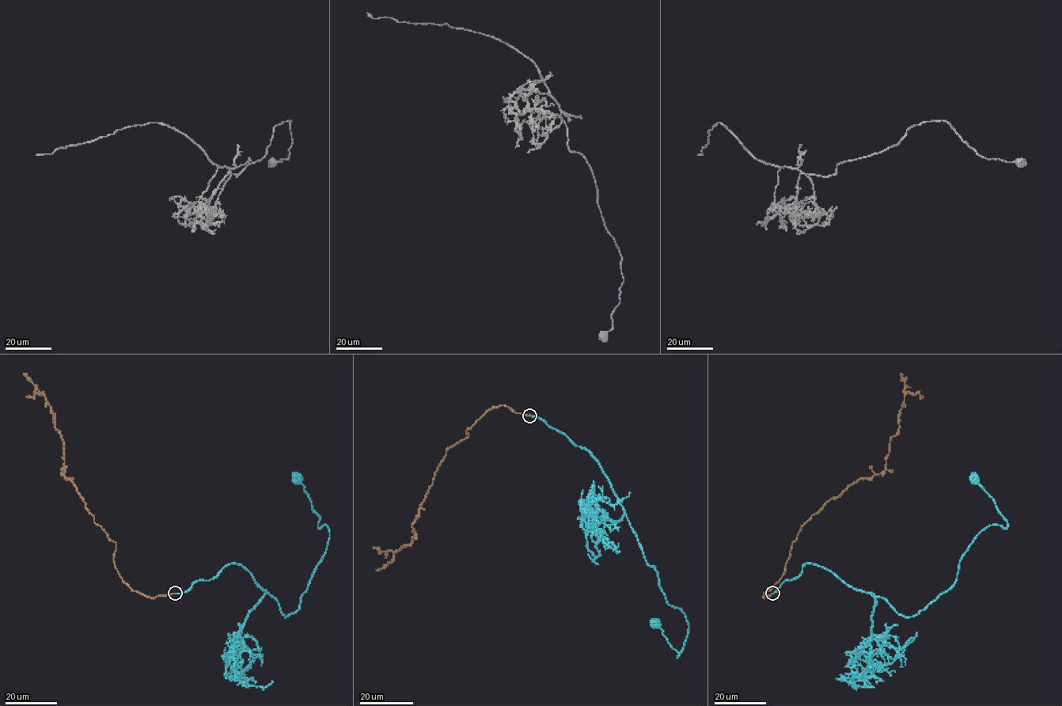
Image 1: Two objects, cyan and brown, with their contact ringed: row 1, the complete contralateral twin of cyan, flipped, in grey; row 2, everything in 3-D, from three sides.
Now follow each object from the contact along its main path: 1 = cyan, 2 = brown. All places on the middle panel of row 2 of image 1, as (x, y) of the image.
1: (529, 415), (563, 432), (598, 462), (667, 602), (684, 613), (688, 633), (677, 658), (655, 624)
2: (529, 415), (500, 405), (487, 411), (445, 450), (411, 525), (411, 543), (392, 551), (373, 548)

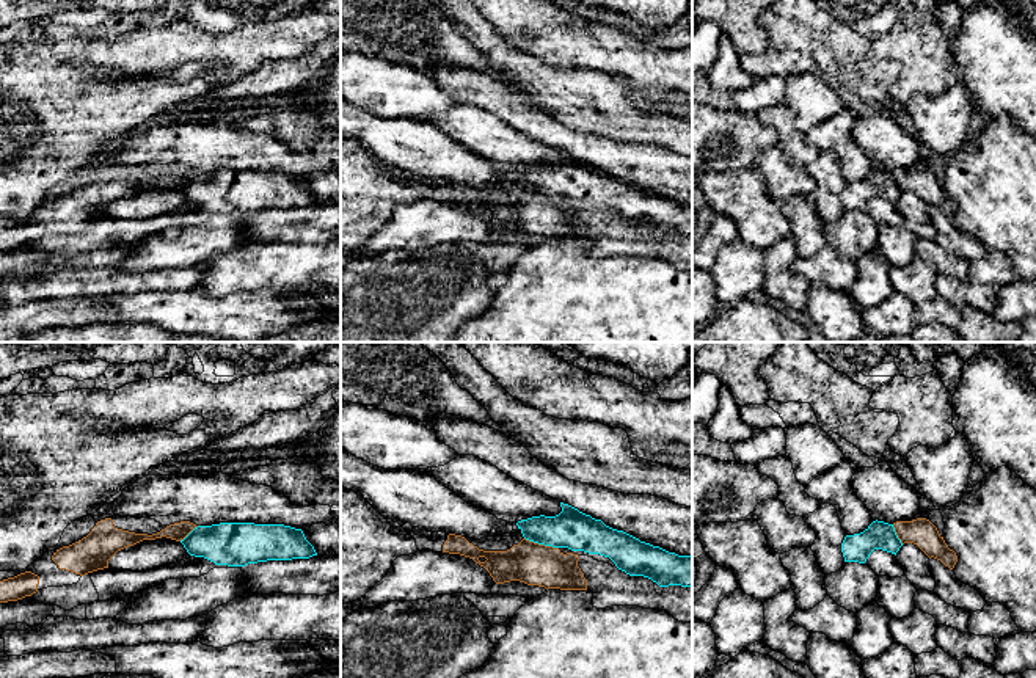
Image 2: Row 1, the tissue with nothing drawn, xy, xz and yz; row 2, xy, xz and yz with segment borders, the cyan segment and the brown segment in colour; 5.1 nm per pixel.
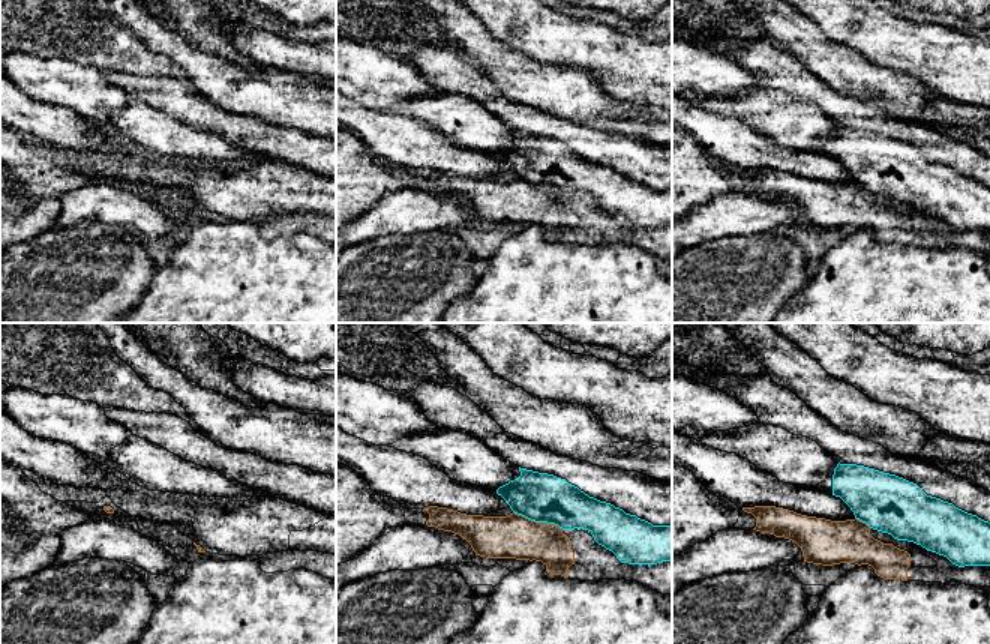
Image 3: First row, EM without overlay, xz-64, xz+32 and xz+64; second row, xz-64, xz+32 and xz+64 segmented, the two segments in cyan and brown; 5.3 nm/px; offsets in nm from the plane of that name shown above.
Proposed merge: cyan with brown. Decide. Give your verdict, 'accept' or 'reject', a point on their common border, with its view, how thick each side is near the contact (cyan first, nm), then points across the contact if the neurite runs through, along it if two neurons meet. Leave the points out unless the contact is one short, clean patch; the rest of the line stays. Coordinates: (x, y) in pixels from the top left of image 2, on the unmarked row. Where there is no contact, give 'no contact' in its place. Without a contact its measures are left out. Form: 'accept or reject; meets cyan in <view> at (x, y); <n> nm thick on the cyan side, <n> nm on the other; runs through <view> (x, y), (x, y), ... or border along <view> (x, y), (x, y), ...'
reject; meets cyan in xz at (542, 192); 200 nm thick on the cyan side, 220 nm on the other; border along xz (525, 185), (558, 196)

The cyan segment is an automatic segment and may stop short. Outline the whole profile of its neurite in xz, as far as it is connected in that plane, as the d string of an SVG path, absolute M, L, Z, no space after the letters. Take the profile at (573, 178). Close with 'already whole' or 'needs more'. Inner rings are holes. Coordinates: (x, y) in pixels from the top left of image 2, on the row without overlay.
M560 151L562 160L556 165L532 165L516 171L523 185L529 190L568 196L571 199L584 199L609 206L615 215L629 224L644 224L656 231L659 235L681 234L692 235L692 206L669 201L659 195L640 190L639 187L606 174L601 168L579 160L578 157Z | already whole

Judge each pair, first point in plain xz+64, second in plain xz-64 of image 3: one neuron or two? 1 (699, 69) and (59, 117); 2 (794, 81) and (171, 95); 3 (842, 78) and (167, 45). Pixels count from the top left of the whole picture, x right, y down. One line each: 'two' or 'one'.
1: two
2: one
3: one

